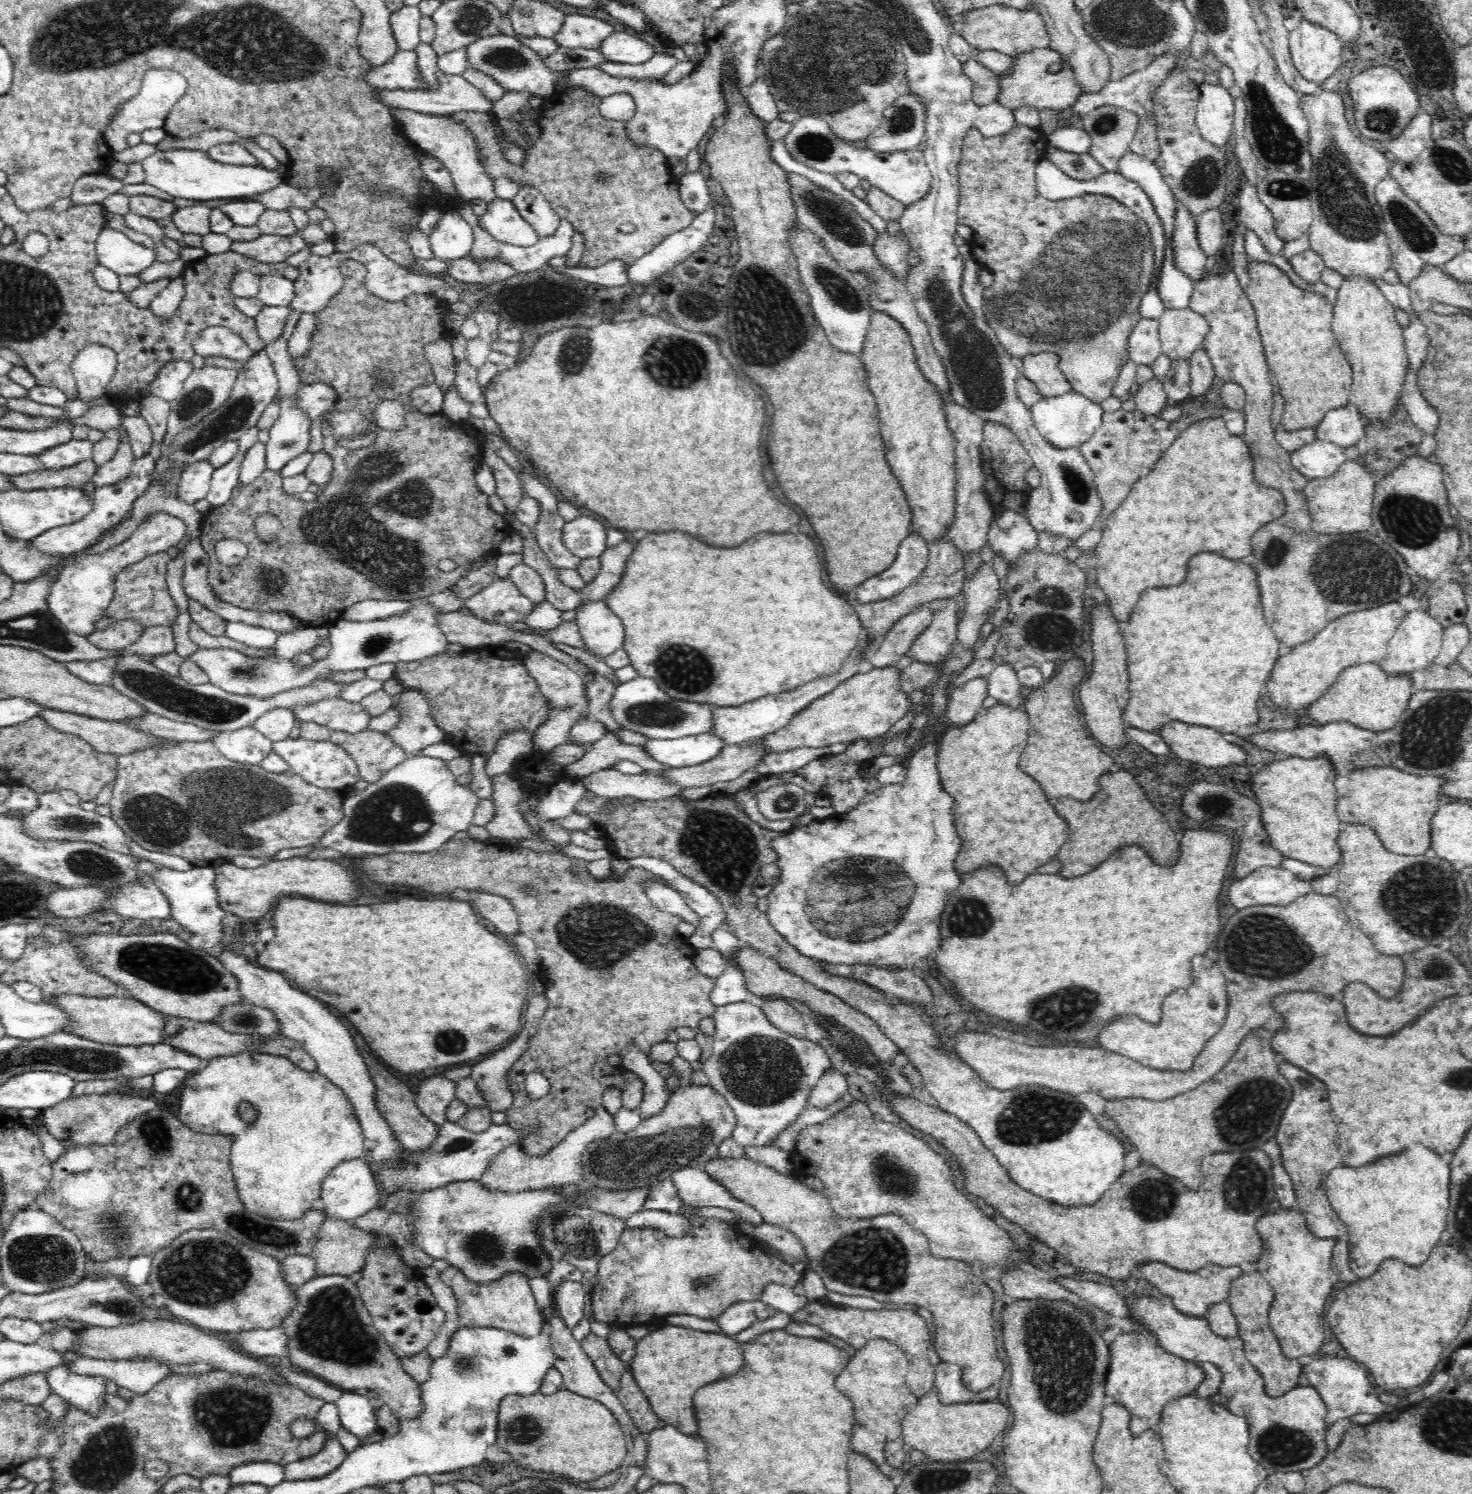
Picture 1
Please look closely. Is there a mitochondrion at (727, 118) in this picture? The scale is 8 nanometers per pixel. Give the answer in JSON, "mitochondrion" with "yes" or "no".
{"mitochondrion":"no"}

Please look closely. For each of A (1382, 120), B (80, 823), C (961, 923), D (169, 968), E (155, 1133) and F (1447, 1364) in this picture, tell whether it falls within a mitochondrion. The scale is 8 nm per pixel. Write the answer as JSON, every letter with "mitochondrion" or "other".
{"A":"mitochondrion","B":"mitochondrion","C":"mitochondrion","D":"mitochondrion","E":"mitochondrion","F":"other"}

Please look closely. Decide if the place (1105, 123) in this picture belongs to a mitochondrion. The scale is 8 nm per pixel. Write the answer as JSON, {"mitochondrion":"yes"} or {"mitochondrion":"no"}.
{"mitochondrion":"yes"}

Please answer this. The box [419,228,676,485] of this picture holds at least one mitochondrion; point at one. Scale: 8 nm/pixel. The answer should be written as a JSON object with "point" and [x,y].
{"point":[574,355]}

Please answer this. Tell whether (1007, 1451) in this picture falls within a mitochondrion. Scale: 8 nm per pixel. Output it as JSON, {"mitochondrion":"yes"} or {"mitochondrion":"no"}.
{"mitochondrion":"no"}

